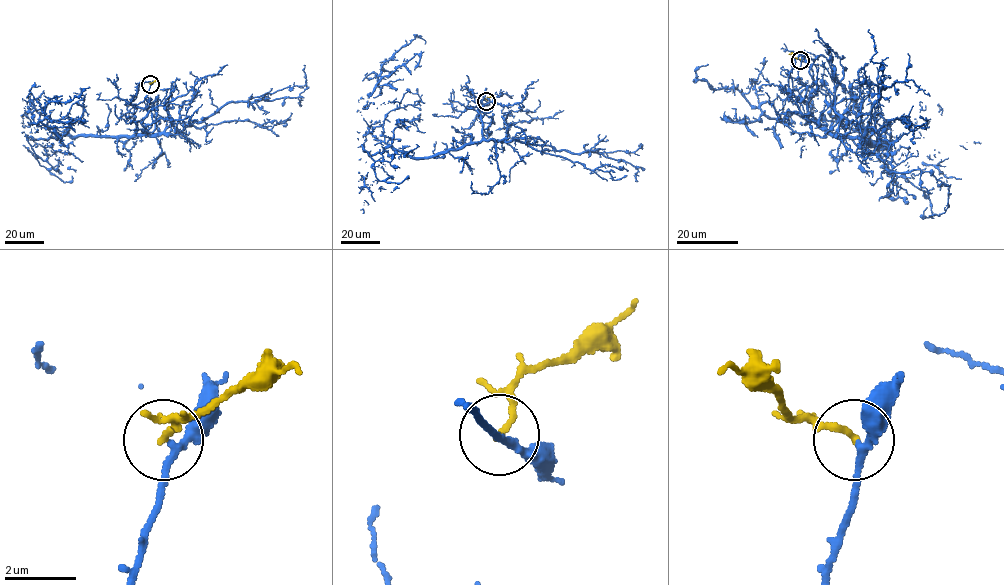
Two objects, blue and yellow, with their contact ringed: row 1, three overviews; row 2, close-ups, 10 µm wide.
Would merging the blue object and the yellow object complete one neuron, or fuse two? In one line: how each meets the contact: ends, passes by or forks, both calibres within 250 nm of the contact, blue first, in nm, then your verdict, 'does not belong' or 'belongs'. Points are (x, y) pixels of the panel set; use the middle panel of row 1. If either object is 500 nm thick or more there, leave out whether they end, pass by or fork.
blue passes by | yellow ends | 190/180 nm | does not belong

